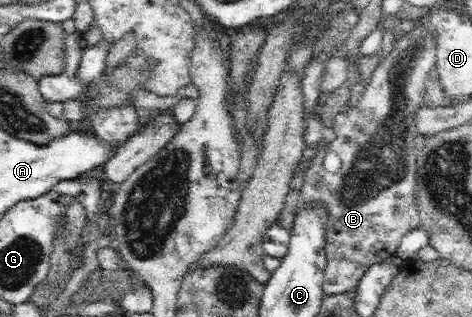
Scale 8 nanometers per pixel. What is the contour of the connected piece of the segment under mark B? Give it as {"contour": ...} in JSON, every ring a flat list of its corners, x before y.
{"contour":[[418,17,414,25,407,28,406,35,402,35,400,39,396,40,393,45,393,50,377,65,372,72,370,81,368,81,365,87,362,97,360,97,356,106,345,109,343,112,338,113,333,118,333,130,336,137,333,142,330,142,326,147,322,148,317,155,311,159,308,169,305,172,305,181,302,185,302,189,299,191,289,191,289,195,285,199,284,209,277,220,282,228,288,232,291,231,294,226,296,210,300,210,305,206,312,206,312,203,317,203,320,208,324,206,326,212,328,212,328,227,326,227,324,251,326,252,327,264,324,271,323,280,323,296,330,296,335,294,342,294,354,290,358,283,362,280,363,275,372,267,375,263,382,263,385,259,394,256,397,253,397,249,404,238,406,233,413,231,420,226,421,220,419,217,418,208,416,208,416,185,417,185,417,155,419,153,416,145,415,138,419,134,415,124,415,117,417,109,423,105,423,95,425,92,425,85,427,79,436,70,435,61,437,58,437,38,436,33,427,31,425,25,423,25,423,19]]}

